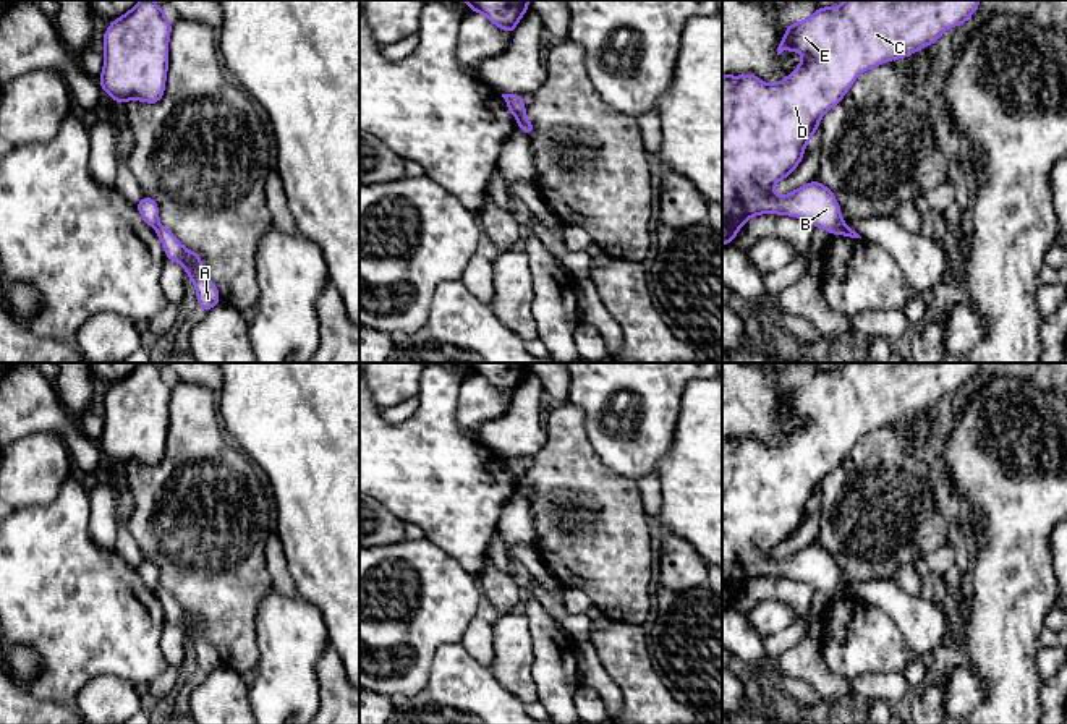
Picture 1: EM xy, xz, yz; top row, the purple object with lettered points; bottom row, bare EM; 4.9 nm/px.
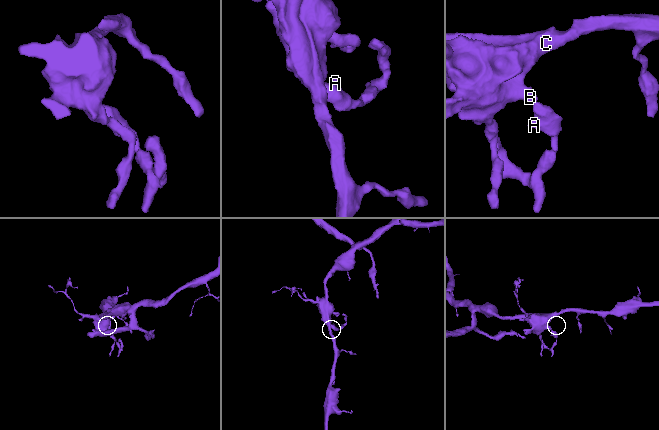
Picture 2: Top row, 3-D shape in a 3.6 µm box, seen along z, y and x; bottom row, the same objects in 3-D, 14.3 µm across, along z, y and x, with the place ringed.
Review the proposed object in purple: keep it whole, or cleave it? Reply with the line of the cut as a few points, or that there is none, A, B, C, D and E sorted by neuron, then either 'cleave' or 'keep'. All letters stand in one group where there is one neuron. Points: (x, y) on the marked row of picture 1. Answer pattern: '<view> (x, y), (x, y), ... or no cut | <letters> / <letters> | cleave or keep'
yz (842, 224), (833, 234) | A / B C D E | cleave

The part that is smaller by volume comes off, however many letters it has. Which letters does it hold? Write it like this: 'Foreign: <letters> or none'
Foreign: A

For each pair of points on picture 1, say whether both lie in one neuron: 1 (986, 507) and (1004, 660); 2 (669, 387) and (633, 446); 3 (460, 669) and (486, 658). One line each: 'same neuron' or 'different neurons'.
1: same neuron
2: same neuron
3: different neurons

